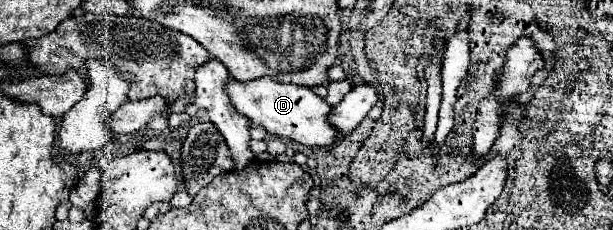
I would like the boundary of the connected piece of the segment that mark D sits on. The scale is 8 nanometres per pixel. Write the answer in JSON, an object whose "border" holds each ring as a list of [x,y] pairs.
{"border":[[[260,77],[246,83],[230,79],[226,83],[226,93],[238,113],[246,115],[252,123],[262,125],[268,133],[276,137],[292,139],[310,147],[314,145],[324,147],[334,143],[334,129],[330,127],[330,123],[326,123],[330,105],[322,97],[318,97],[312,89],[298,85],[280,85],[274,83],[274,79],[270,77]]]}

